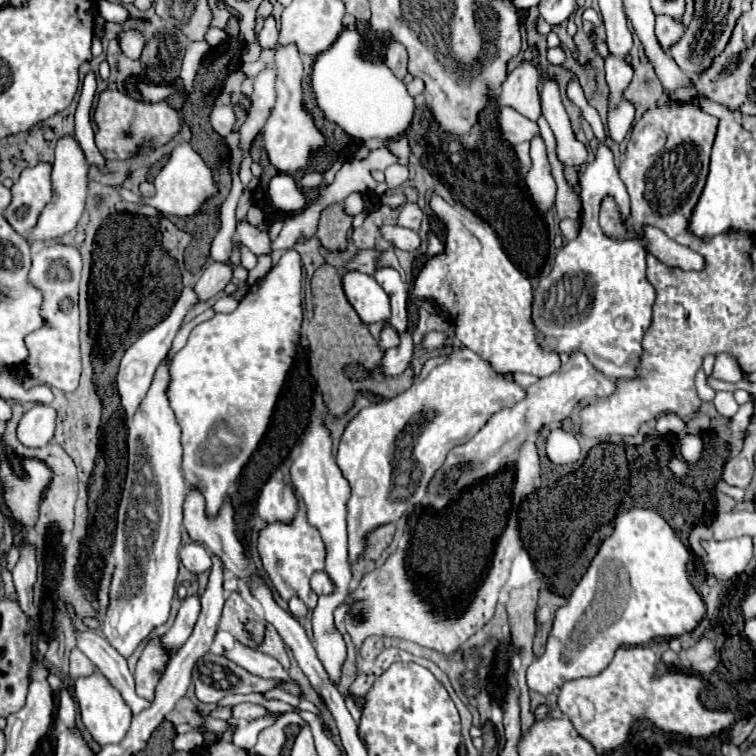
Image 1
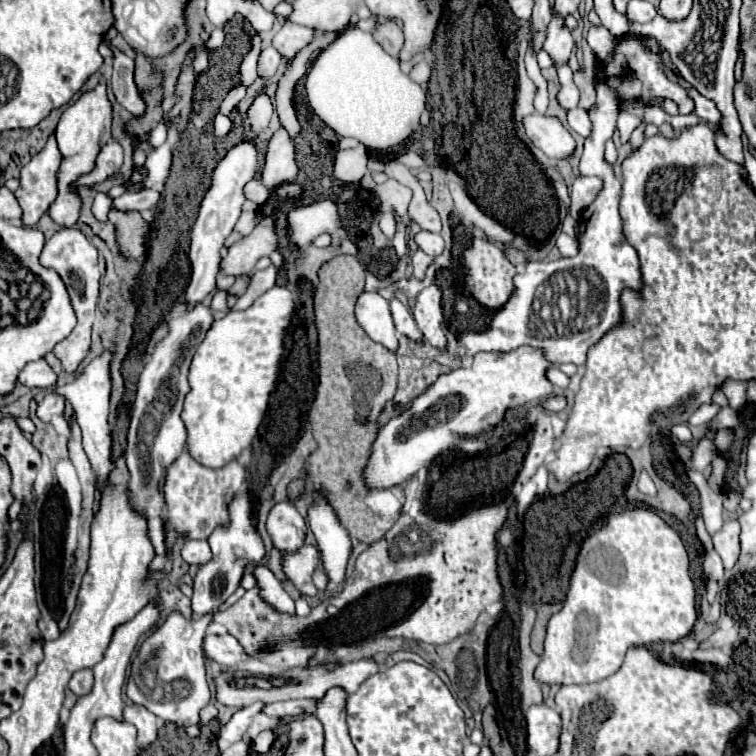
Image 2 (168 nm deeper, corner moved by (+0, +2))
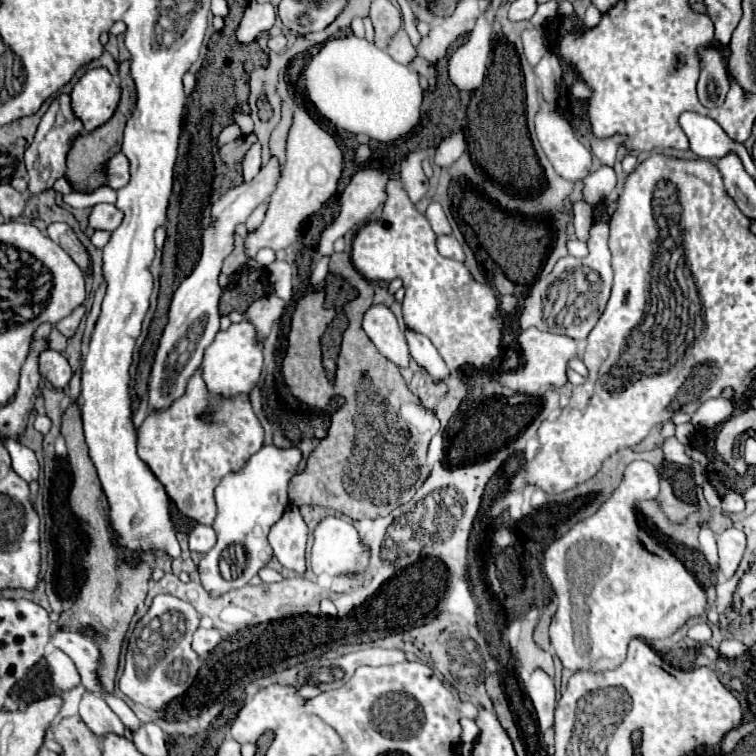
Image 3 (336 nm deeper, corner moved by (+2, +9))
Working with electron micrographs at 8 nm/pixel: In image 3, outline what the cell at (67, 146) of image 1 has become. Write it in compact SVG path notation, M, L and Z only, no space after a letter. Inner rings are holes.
M89 69L77 81L77 85L71 91L71 107L73 107L75 117L83 123L85 133L91 133L93 129L105 125L113 117L113 113L117 109L117 103L119 103L119 85L107 69Z

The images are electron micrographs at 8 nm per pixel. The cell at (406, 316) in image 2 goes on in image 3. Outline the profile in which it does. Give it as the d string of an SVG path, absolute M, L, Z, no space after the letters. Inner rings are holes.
M405 327L405 339L407 339L407 345L409 345L411 357L419 365L423 365L437 381L441 381L441 379L445 379L449 375L449 367L445 365L445 361L441 359L441 355L437 353L433 343L425 335L421 335L415 329Z

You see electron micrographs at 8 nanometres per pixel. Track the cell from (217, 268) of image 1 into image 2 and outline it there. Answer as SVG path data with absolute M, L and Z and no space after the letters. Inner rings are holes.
M277 210L261 216L255 230L243 236L241 240L237 240L229 248L229 254L223 260L221 272L231 276L251 272L259 258L269 256L273 250L279 250L279 238L275 232L275 216L277 216Z

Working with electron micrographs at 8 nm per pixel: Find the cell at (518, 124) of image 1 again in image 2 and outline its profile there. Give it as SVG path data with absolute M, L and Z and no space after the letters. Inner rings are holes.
M531 114L523 120L531 142L551 160L569 160L575 152L575 140L557 116Z

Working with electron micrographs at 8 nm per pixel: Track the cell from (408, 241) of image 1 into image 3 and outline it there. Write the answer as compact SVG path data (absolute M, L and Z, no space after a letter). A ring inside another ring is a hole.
M439 235L437 237L437 249L443 257L449 257L449 259L457 259L457 261L463 261L465 255L463 255L463 249L459 245L459 241L451 235Z

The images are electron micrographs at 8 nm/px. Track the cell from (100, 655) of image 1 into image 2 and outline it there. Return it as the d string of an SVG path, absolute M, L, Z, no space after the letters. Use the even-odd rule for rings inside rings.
M129 704L129 706L125 706L123 716L127 722L131 722L137 728L139 742L143 748L151 746L157 740L157 716L151 714L147 708Z

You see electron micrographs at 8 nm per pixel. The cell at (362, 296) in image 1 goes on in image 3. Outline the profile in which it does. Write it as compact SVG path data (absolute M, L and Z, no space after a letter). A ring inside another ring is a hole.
M373 303L363 315L363 329L367 337L375 343L375 347L395 365L405 367L409 363L409 349L405 343L405 335L387 305Z

